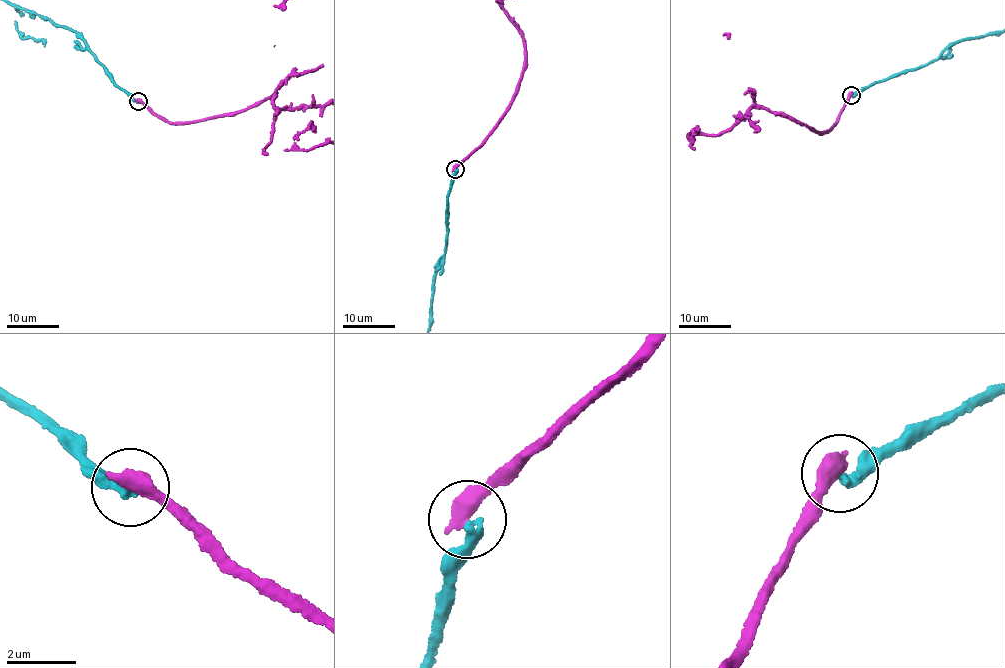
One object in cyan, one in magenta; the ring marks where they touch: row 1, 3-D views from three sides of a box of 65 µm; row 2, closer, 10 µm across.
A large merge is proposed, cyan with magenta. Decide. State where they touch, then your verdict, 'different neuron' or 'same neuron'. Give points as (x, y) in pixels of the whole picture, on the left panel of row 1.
(138, 101) | different neuron

